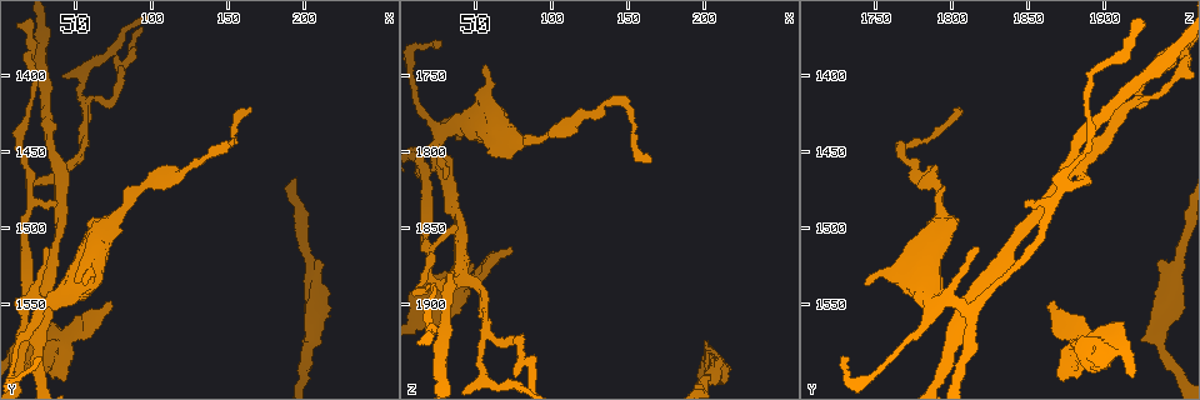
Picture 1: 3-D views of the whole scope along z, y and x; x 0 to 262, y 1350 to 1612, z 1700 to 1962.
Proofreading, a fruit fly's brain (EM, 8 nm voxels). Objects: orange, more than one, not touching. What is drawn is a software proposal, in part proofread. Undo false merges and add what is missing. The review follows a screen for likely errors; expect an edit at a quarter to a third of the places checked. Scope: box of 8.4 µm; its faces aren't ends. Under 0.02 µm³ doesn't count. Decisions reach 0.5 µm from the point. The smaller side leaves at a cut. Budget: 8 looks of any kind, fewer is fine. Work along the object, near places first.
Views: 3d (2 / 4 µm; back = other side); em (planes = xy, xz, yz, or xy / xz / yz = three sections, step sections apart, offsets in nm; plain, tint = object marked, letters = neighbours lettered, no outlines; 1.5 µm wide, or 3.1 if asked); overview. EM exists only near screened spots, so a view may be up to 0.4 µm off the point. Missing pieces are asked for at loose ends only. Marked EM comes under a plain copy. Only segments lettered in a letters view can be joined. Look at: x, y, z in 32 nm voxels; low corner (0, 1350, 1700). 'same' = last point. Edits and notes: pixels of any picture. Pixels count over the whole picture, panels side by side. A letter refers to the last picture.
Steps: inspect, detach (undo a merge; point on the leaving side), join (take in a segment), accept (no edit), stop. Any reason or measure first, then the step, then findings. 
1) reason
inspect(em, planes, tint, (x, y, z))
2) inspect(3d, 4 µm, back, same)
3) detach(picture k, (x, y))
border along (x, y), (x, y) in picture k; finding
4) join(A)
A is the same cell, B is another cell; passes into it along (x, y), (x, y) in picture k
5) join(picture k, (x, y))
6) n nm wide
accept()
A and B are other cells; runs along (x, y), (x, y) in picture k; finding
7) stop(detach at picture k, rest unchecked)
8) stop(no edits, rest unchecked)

abrupt turn
inspect(em, planes, letters, (56, 1420, 1914))

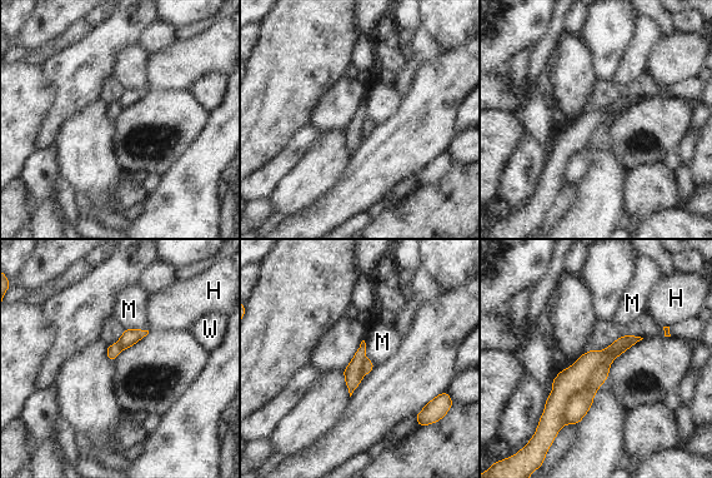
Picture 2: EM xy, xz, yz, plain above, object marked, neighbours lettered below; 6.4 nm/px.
M touches over 180 nm
detach(picture 2, (572, 379))
H, M and W are other cells; border along (607, 363), (568, 399), (563, 423) in picture 2; a second neuron is stuck on

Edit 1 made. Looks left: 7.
tapers out
inspect(em, planes, letters, (76, 1552, 1866))

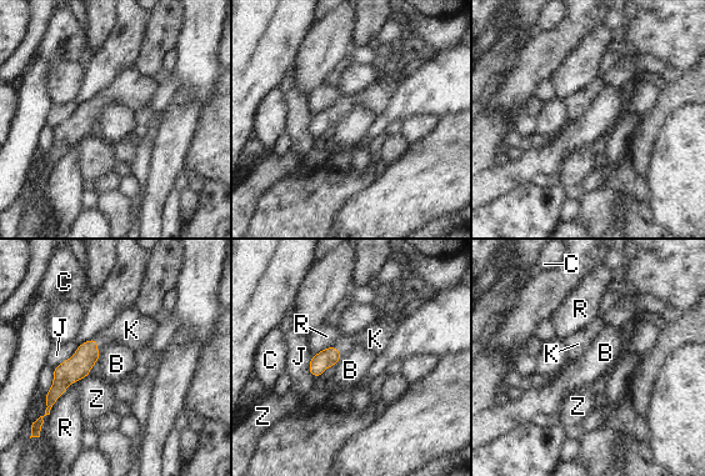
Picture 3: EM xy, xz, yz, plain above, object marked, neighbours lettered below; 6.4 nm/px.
120 nm wide
join(K)
K is the same cell, B, C, J, R and Z are other cells; passes into it along (79, 365), (96, 345), (131, 330) in picture 3; the neuron continues

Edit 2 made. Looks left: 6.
stop(detach at picture 2, join at picture 3, rest unchecked)

